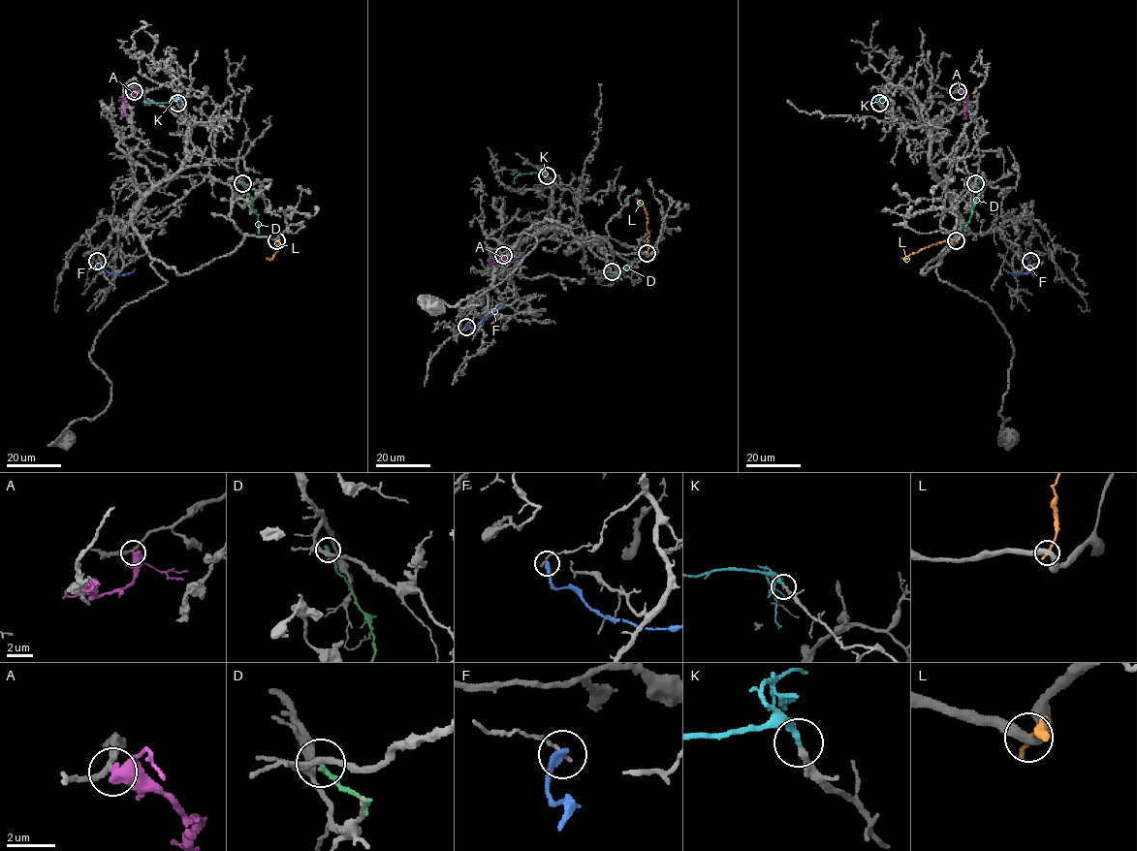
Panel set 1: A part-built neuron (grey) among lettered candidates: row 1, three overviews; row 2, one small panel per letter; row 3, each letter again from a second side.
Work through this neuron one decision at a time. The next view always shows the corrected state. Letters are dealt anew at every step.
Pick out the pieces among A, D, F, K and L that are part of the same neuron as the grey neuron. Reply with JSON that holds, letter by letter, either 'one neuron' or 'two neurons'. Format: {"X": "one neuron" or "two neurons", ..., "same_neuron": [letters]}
{"A": "two neurons", "D": "two neurons", "F": "two neurons", "K": "one neuron", "L": "two neurons", "same_neuron": ["K"]}

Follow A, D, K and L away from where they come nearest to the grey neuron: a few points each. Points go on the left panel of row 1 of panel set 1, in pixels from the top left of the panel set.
A: (133, 91), (126, 97), (126, 113), (121, 118)
D: (242, 183), (257, 215), (259, 233)
K: (177, 103), (144, 101), (144, 94)
L: (276, 240), (278, 239), (279, 243), (275, 254), (270, 259), (266, 258)

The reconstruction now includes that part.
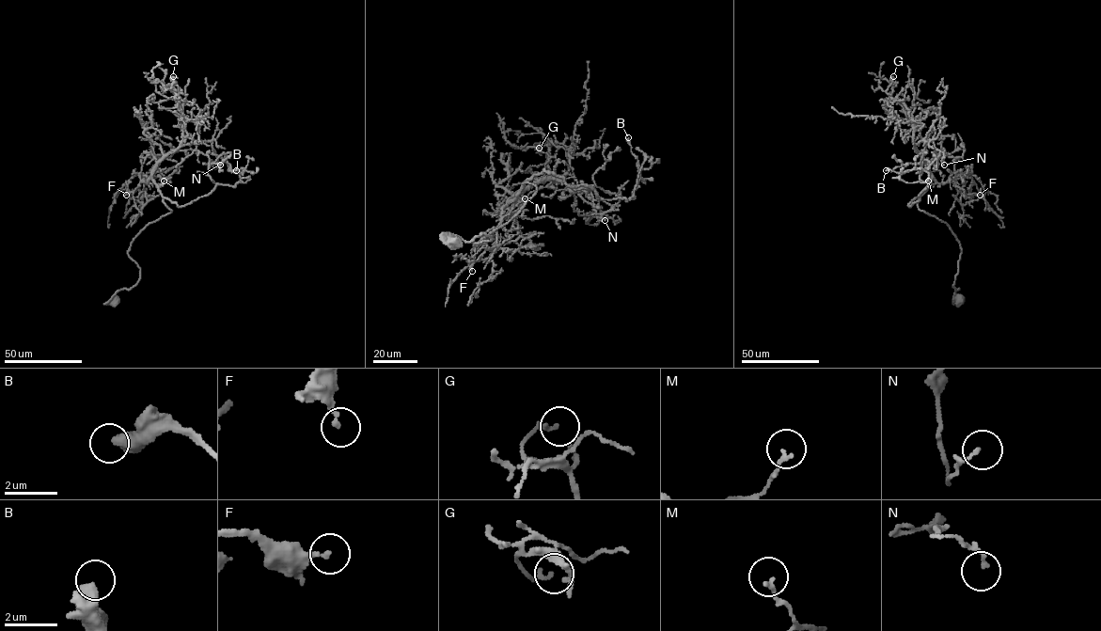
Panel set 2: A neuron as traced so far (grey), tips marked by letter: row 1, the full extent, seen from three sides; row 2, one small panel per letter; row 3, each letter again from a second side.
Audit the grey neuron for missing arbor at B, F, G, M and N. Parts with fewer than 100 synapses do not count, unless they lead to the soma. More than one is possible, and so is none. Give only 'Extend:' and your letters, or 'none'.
Extend: none

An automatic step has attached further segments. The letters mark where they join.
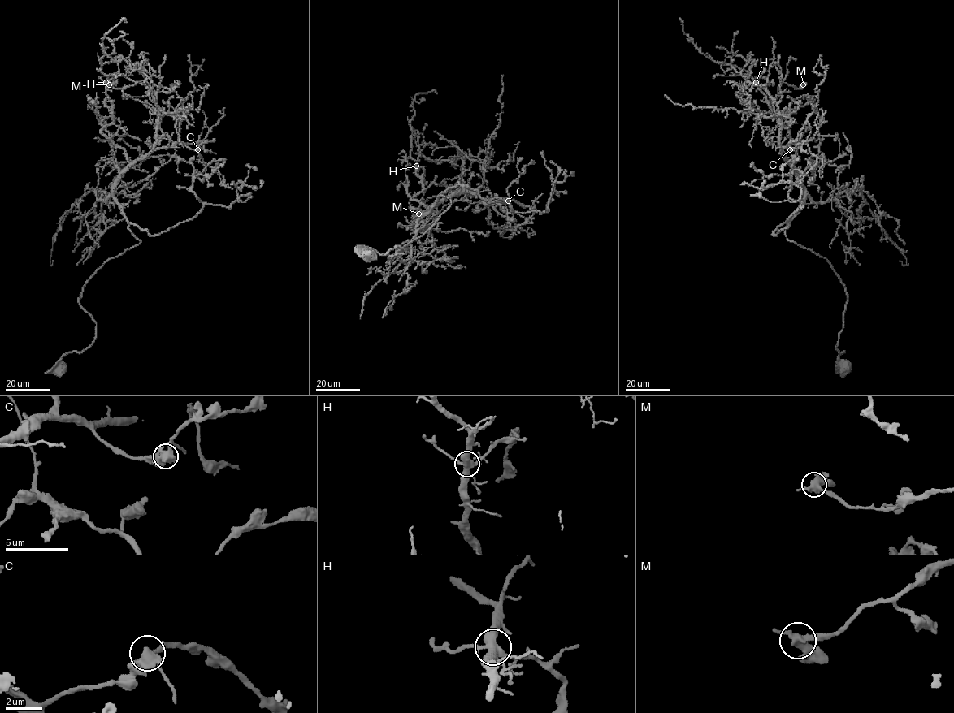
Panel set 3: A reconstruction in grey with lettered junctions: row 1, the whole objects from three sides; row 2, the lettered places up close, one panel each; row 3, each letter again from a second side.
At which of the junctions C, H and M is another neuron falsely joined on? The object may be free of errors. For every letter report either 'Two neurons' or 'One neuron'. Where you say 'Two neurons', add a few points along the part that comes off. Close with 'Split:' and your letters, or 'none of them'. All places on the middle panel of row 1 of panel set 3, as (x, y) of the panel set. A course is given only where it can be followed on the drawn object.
C: One neuron
H: One neuron
M: One neuron
Split: none of them

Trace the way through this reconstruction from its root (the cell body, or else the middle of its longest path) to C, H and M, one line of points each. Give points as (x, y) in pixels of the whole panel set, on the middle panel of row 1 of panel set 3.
C: (370, 254), (405, 253), (388, 257), (447, 209), (440, 196), (423, 214), (462, 192), (508, 200)
H: (370, 254), (405, 253), (388, 257), (451, 204), (440, 196), (423, 214), (438, 204), (411, 199), (416, 166)
M: (370, 254), (397, 246), (405, 253), (388, 257), (451, 204), (439, 196), (423, 214), (467, 189), (418, 213)

